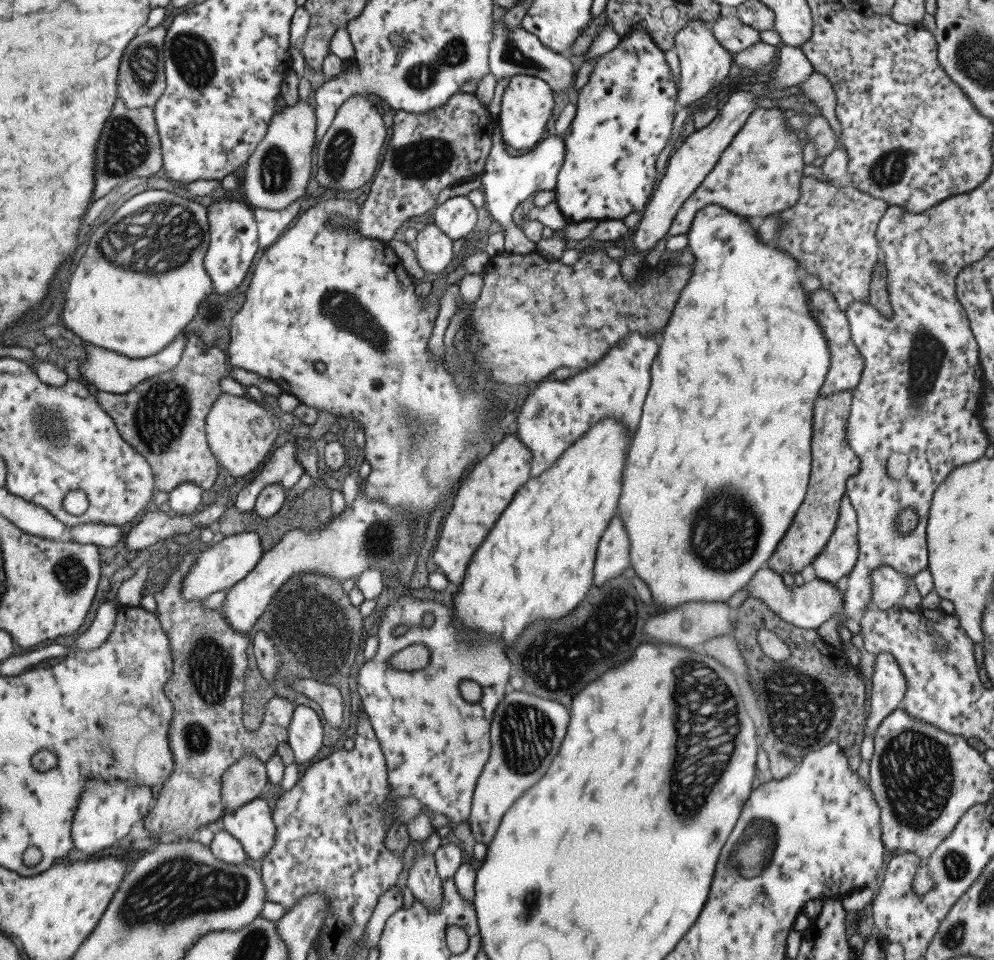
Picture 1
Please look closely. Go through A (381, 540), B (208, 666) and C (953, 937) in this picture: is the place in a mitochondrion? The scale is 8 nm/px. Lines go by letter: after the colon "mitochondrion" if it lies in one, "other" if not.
A: mitochondrion
B: mitochondrion
C: mitochondrion

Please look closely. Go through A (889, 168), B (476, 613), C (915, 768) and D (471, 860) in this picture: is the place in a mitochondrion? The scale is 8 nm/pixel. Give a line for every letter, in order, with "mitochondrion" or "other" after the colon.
A: mitochondrion
B: other
C: mitochondrion
D: other

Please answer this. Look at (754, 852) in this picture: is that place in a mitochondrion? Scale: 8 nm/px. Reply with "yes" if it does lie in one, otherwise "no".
yes

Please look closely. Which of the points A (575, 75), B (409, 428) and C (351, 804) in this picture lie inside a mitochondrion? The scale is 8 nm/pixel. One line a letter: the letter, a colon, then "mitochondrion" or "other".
A: other
B: mitochondrion
C: mitochondrion

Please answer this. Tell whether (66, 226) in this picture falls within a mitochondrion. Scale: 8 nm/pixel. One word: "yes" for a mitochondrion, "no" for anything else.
no

